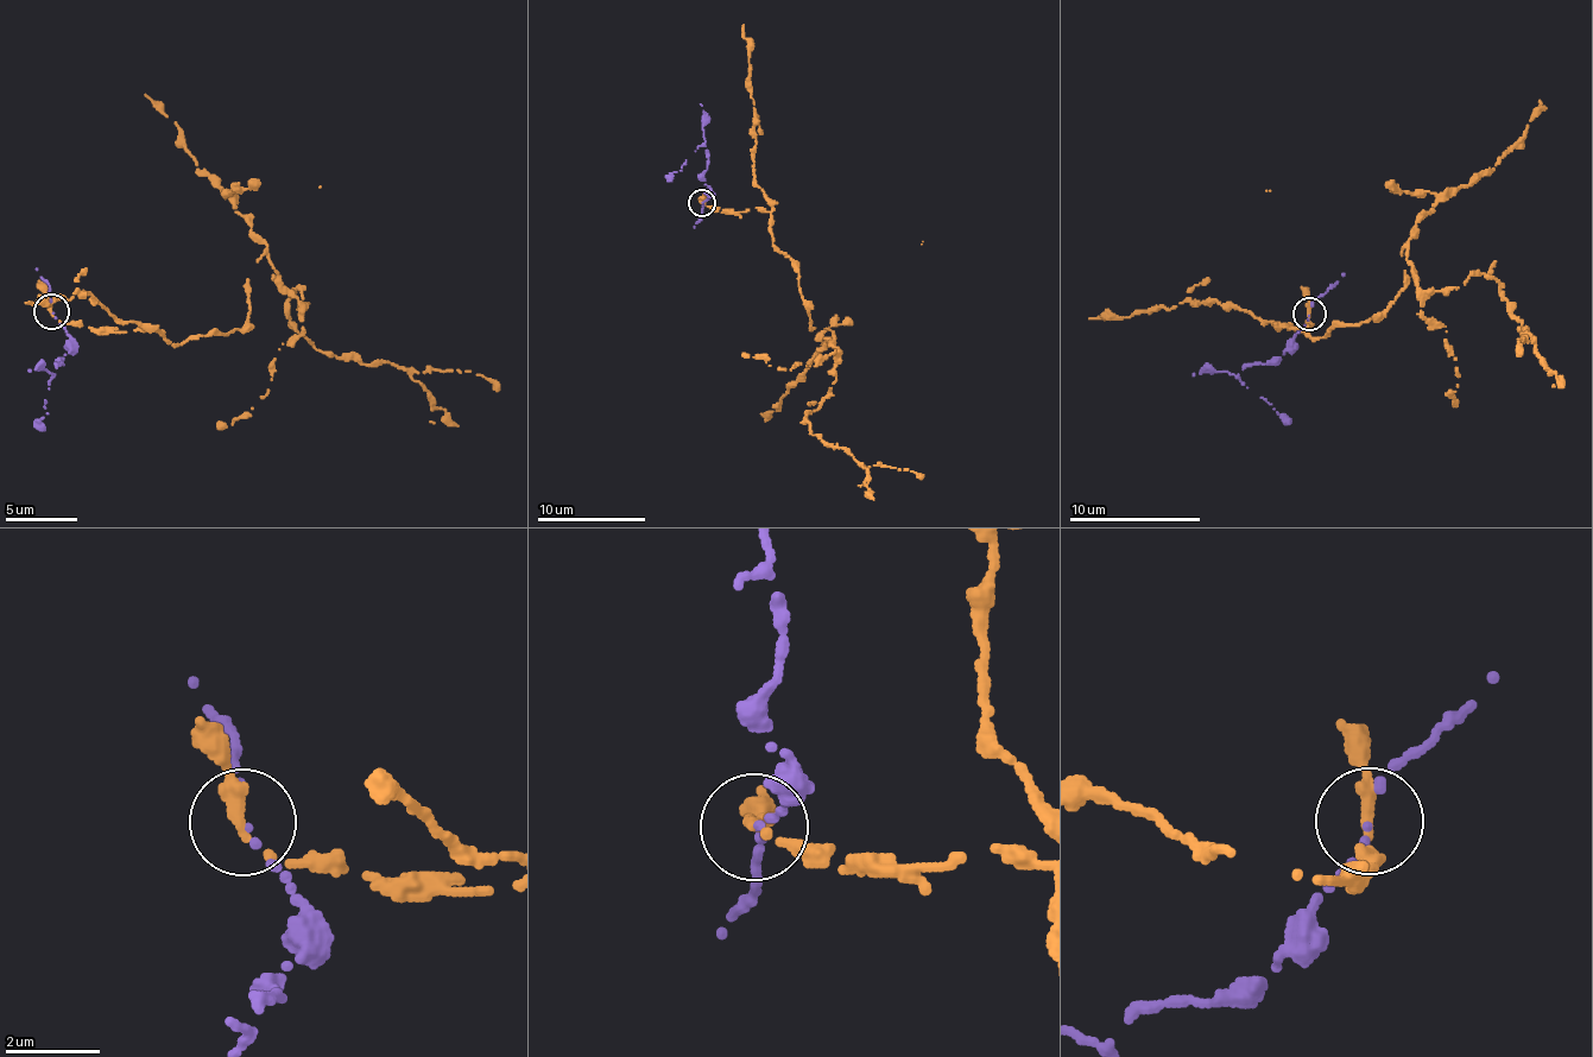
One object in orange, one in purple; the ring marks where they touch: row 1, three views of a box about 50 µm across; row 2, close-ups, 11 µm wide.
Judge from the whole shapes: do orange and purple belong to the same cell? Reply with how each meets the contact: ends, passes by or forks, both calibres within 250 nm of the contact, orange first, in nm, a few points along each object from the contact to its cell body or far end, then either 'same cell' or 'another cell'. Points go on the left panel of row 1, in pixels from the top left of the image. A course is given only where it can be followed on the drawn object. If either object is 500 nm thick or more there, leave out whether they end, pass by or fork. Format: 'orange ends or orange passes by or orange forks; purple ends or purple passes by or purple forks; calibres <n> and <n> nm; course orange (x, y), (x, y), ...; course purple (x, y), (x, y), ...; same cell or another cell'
orange ends; purple ends; calibres 360 and 140 nm; course orange (50, 310), (178, 343), (223, 334), (263, 254), (318, 350), (500, 390); course purple (54, 314), (70, 337), (62, 362), (51, 374), (48, 412), (39, 419), (46, 431); another cell

